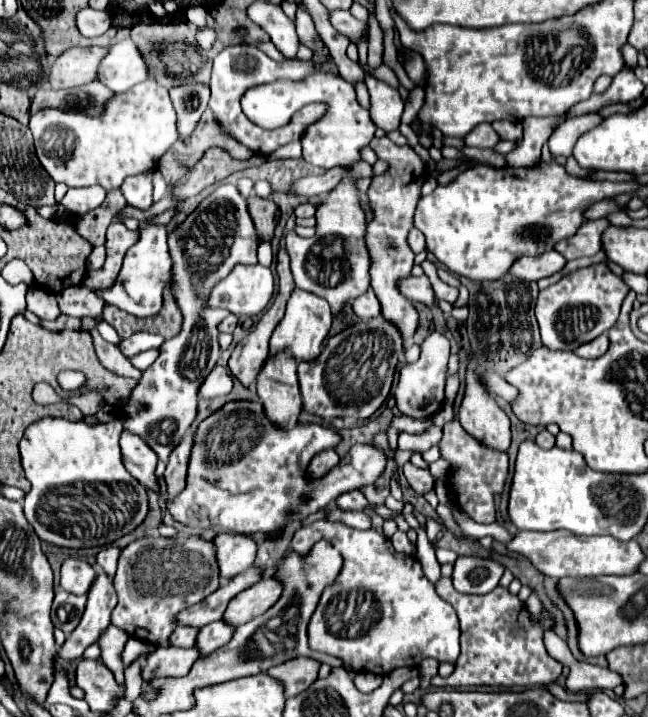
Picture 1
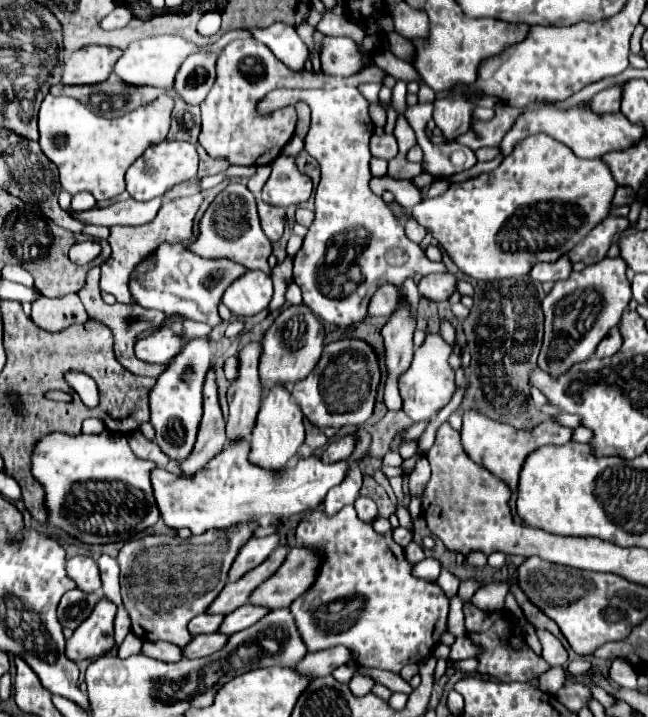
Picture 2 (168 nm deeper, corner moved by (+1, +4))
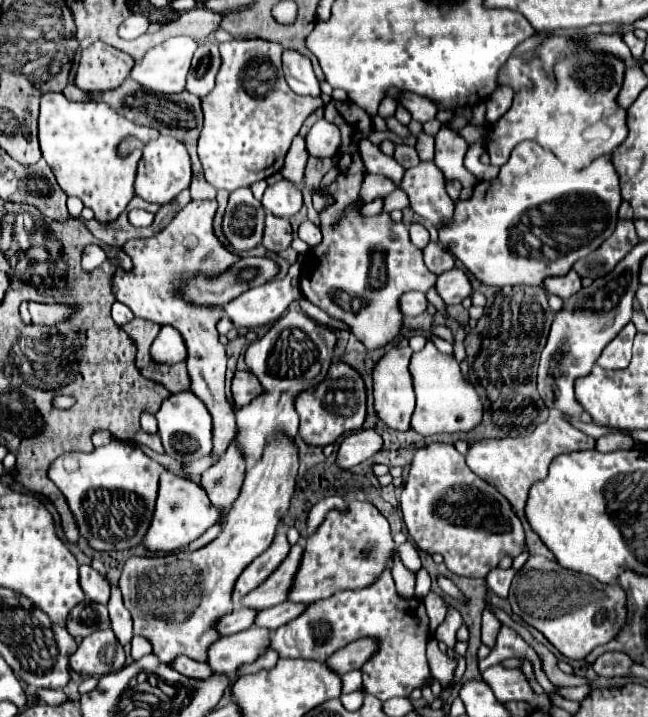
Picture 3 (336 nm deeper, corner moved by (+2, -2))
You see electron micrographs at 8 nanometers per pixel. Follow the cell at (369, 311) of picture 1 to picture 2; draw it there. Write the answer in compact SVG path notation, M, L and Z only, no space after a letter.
M380 286L368 304L368 316L390 316L392 310L396 310L398 306L398 296L400 292L396 286Z

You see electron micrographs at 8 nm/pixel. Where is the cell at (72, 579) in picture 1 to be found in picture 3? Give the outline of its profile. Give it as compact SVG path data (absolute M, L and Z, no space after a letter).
M81 566L79 568L79 582L83 592L87 594L87 598L91 602L99 602L99 604L107 604L109 596L111 596L111 584L105 576L101 576L99 572L95 572L91 566Z

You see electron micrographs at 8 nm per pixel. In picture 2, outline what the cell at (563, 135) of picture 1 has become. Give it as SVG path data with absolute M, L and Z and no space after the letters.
M620 86L598 92L588 100L588 110L594 114L614 114L620 110Z

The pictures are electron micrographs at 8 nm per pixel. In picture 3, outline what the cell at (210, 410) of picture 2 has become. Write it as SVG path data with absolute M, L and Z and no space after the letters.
M191 200L185 208L179 210L179 214L155 236L151 238L141 238L141 240L129 240L123 250L131 256L133 260L133 270L131 272L117 272L115 280L113 280L113 288L115 288L115 296L119 302L127 304L133 314L137 318L145 318L151 322L157 322L161 326L171 324L173 328L177 328L181 332L181 336L185 338L187 344L187 370L191 376L191 388L195 392L195 396L199 396L203 400L203 404L207 406L207 410L213 416L213 452L215 454L223 454L229 444L233 442L235 434L237 434L237 424L235 424L235 412L231 408L231 404L227 402L225 396L225 366L227 366L227 352L225 346L219 342L219 332L217 332L217 322L223 318L225 310L223 306L201 306L201 304L193 304L187 302L181 296L181 290L185 286L185 282L197 274L203 276L219 276L225 270L229 270L237 260L241 260L239 254L229 252L221 240L215 236L213 230L213 218L217 212L217 200Z

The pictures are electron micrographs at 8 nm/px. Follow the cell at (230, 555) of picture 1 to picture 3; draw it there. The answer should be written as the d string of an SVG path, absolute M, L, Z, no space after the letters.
M281 524L281 530L277 530L271 548L267 548L267 552L263 552L263 556L257 556L239 576L239 580L235 584L235 592L233 592L235 608L241 606L241 598L245 594L249 594L259 584L263 584L267 580L267 576L271 576L277 570L277 566L287 558L289 548L291 548L291 544L287 542L287 528L289 528L287 524Z

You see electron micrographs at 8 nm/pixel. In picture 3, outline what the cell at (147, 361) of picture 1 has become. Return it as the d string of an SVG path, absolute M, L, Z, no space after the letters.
M163 326L151 346L151 356L159 364L177 364L187 358L187 346L173 326Z

